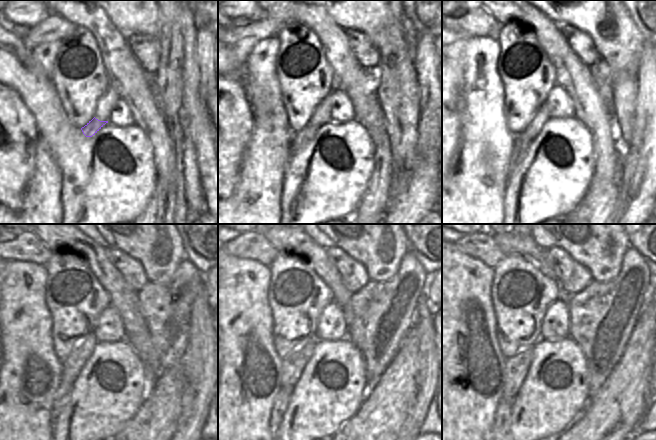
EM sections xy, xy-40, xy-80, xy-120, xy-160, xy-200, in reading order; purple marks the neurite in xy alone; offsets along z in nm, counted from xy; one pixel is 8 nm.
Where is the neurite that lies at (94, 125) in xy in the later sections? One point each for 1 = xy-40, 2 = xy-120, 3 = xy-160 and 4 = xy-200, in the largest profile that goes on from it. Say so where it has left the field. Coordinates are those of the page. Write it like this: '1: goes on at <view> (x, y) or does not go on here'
1: goes on at xy-40 (300, 139)
2: goes on at xy-120 (62, 395)
3: goes on at xy-160 (282, 399)
4: goes on at xy-200 (502, 426)

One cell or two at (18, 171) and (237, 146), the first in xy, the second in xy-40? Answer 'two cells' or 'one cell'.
one cell

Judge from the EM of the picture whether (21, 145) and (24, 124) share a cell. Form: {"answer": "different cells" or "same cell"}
{"answer": "same cell"}

